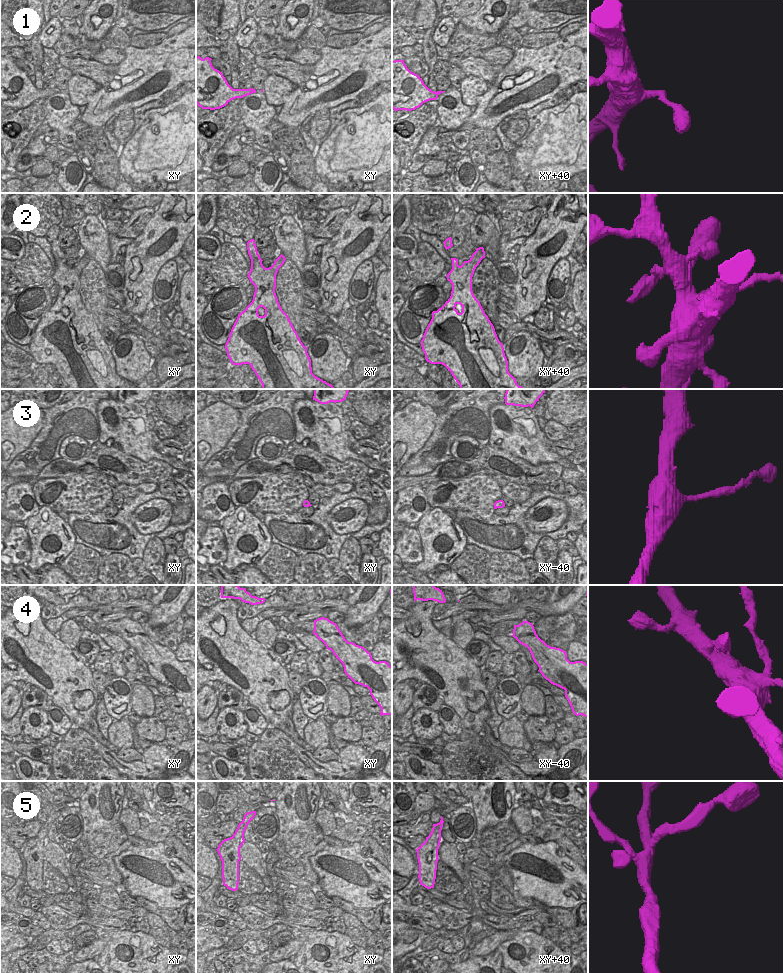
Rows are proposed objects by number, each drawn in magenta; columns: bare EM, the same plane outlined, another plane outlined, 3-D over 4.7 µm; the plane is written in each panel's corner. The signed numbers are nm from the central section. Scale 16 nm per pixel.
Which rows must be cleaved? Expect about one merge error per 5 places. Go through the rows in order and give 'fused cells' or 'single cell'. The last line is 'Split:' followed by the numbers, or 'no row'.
1: single cell
2: single cell
3: single cell
4: single cell
5: single cell
Split: no row

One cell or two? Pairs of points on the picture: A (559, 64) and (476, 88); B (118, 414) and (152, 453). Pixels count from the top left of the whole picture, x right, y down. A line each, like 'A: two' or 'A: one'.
A: two
B: one

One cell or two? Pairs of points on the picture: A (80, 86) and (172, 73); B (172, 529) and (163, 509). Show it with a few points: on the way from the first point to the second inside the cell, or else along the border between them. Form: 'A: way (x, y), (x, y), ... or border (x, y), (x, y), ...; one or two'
A: border (97, 89), (87, 97), (86, 105); two
B: border (170, 524), (160, 531), (148, 533); two

